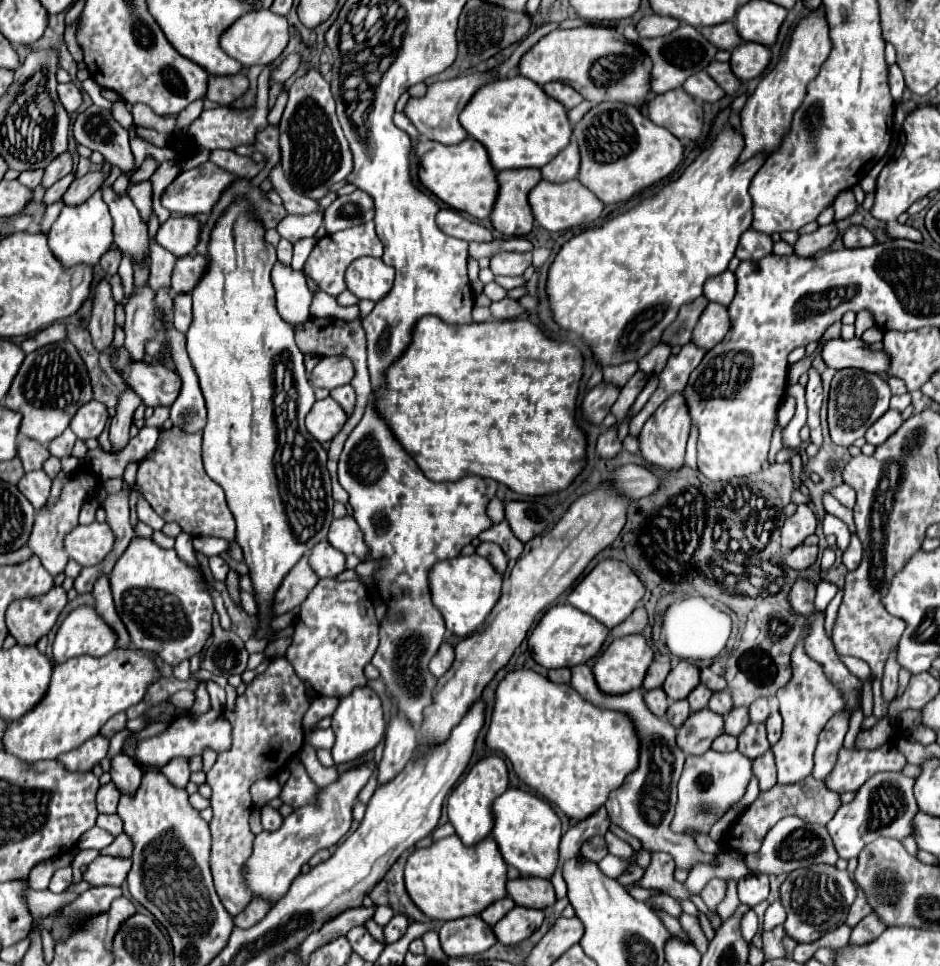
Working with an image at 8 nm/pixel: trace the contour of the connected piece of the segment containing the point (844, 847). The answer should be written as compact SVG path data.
M875 773L859 791L857 797L841 805L835 817L827 823L827 831L835 843L837 855L843 859L857 857L859 851L881 837L903 839L911 835L911 819L917 813L917 803L913 797L913 781L903 773Z

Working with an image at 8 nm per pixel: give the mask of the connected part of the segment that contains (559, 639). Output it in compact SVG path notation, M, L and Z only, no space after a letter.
M553 605L537 623L535 631L529 637L529 651L533 655L533 659L543 665L545 669L561 669L561 667L575 667L581 663L587 663L589 659L593 659L605 637L607 637L609 629L603 627L597 619L593 619L591 615L571 607L571 605Z

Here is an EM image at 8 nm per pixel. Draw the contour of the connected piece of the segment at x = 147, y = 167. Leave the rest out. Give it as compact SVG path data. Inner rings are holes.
M143 161L143 165L129 177L129 183L149 181L149 179L151 179L151 167L153 167L153 171L155 171L155 163L153 163L153 161Z

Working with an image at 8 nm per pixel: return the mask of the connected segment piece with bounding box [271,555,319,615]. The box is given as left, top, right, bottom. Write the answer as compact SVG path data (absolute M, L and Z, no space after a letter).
M307 555L287 573L283 583L279 585L275 597L271 615L283 615L295 607L299 607L305 599L305 595L317 585L319 577L313 573L313 569L307 563Z

